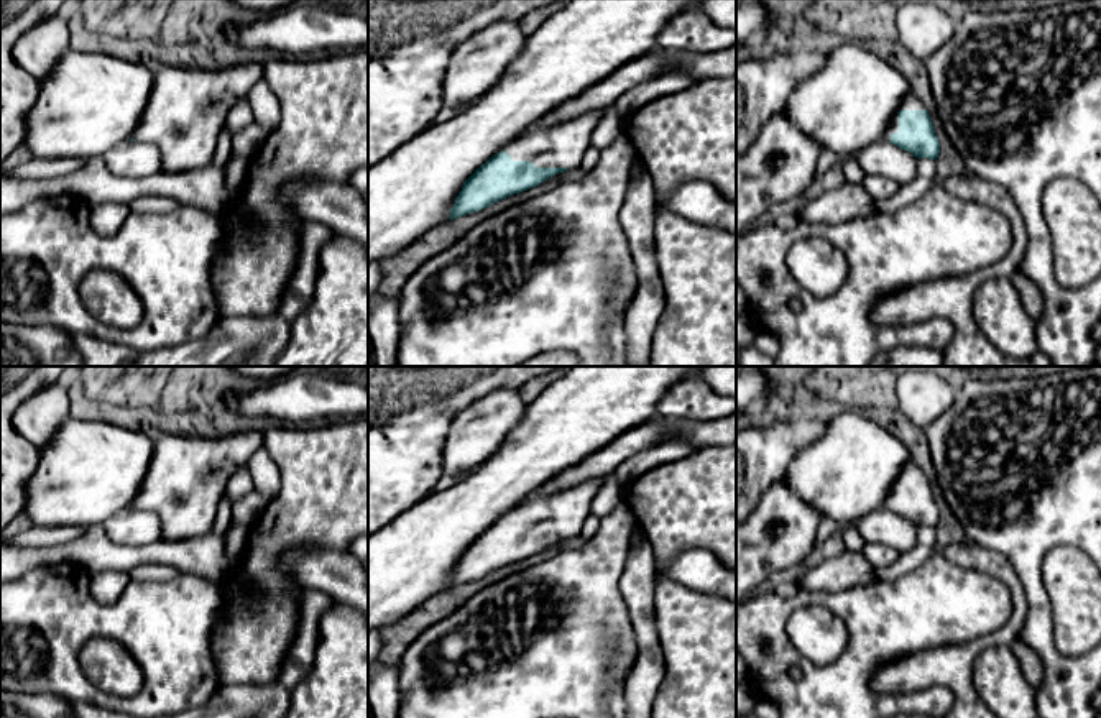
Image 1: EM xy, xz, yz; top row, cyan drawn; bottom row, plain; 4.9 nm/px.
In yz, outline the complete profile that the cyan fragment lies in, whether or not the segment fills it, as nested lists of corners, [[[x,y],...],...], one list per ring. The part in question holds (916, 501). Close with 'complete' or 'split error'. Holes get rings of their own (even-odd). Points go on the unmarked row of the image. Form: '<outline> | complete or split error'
[[[910,460],[892,483],[884,508],[912,521],[915,526],[935,527],[940,521],[940,511],[933,491],[920,467]]] | split error

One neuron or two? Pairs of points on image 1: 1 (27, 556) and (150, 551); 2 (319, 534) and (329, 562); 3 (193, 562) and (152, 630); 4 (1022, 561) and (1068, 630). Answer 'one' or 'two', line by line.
1: one
2: two
3: two
4: two

